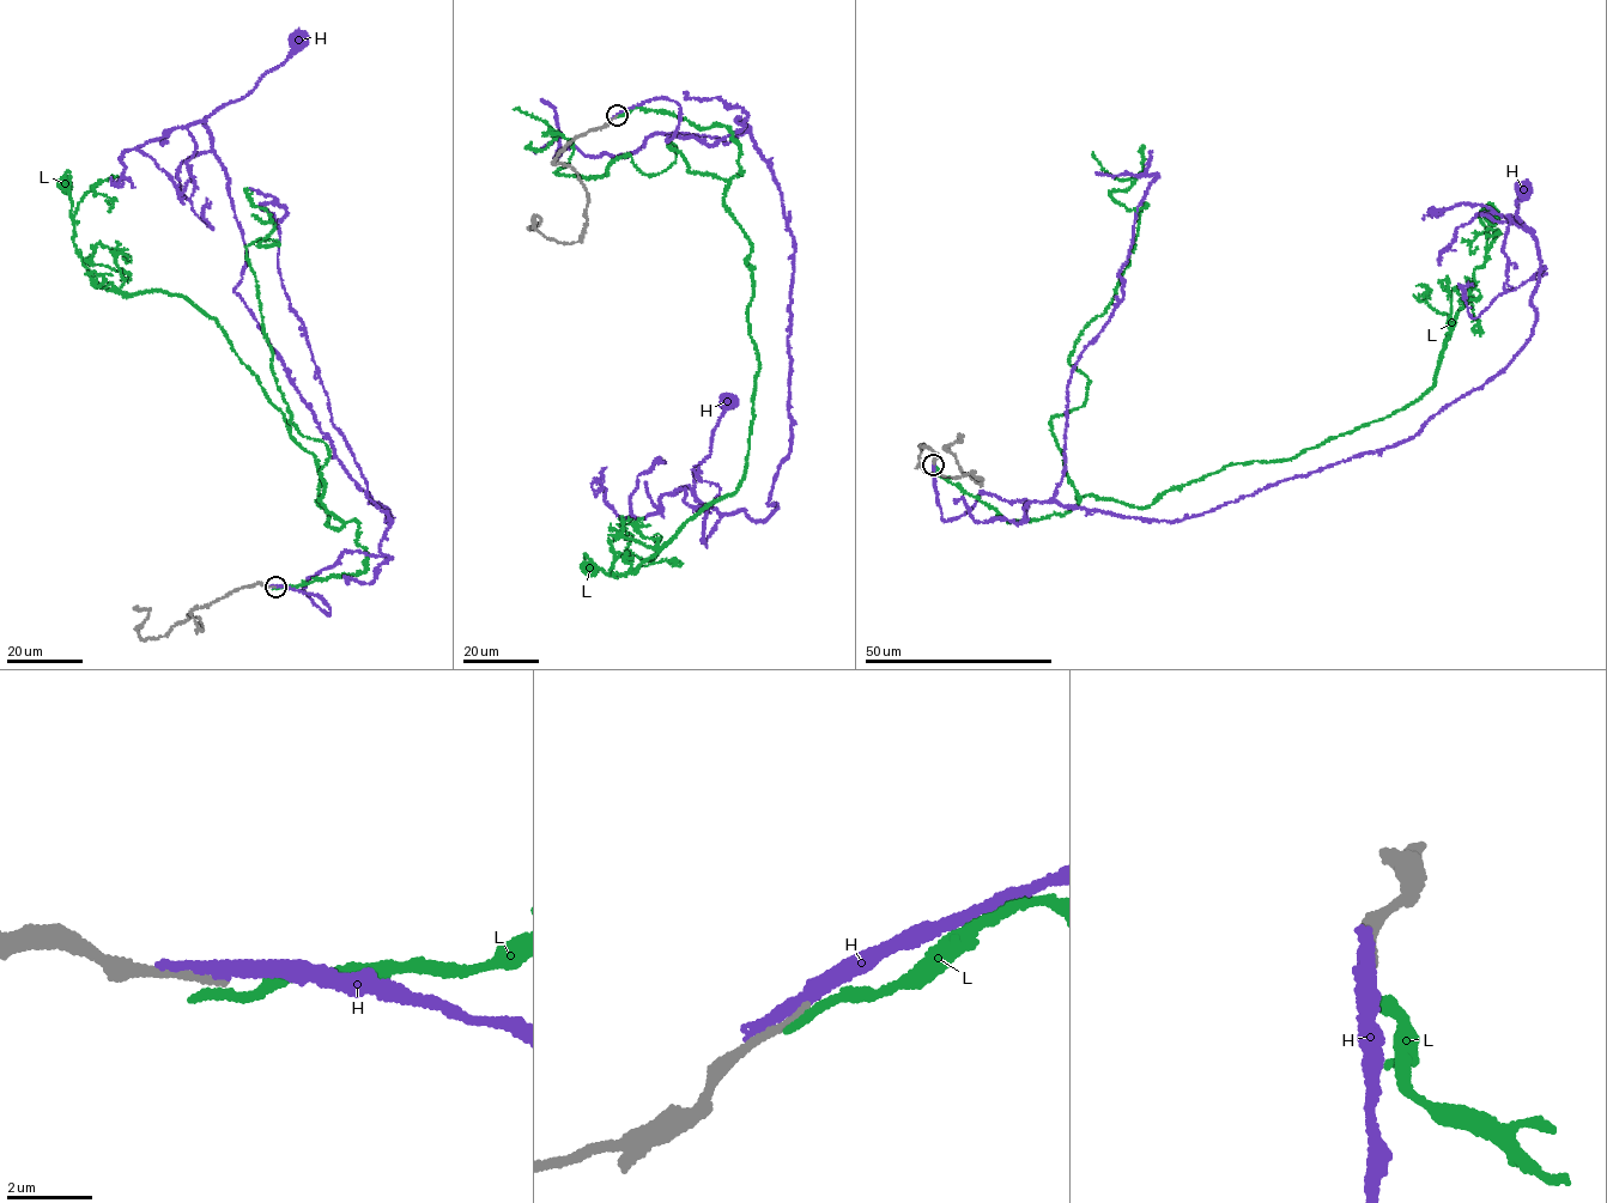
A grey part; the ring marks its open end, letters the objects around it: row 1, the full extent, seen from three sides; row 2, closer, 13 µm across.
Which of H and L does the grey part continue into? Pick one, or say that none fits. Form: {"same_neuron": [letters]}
{"same_neuron": []}

